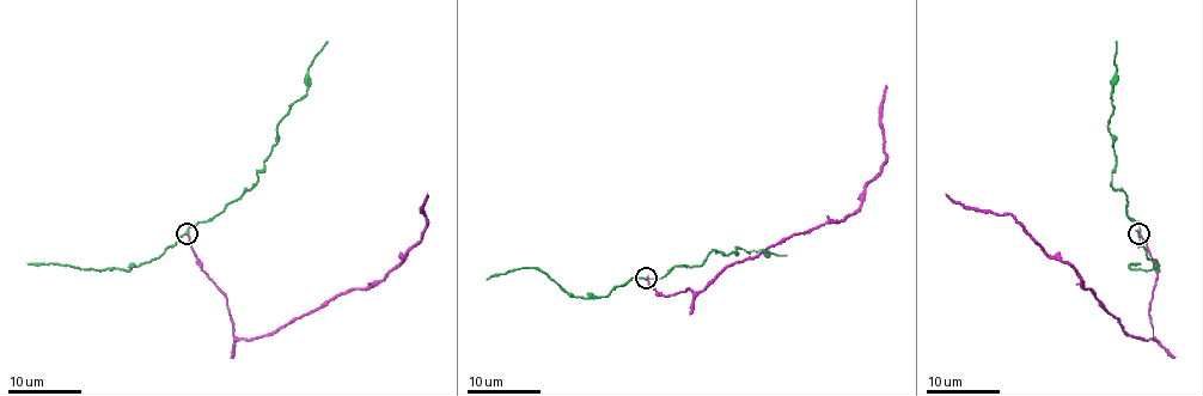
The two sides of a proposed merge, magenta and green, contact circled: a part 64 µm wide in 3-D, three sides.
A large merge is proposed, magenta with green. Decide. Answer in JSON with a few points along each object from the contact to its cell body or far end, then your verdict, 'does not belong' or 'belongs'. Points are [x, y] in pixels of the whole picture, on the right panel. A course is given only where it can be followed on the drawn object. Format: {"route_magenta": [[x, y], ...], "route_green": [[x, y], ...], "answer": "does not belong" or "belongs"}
{"route_magenta": [[1139, 233], [1156, 274], [1148, 314], [1153, 337], [1142, 340], [1011, 215], [966, 209], [946, 193]], "route_green": [[1139, 233], [1139, 223], [1125, 211], [1128, 196], [1111, 186], [1117, 156], [1107, 121], [1113, 113], [1117, 41]], "answer": "does not belong"}

